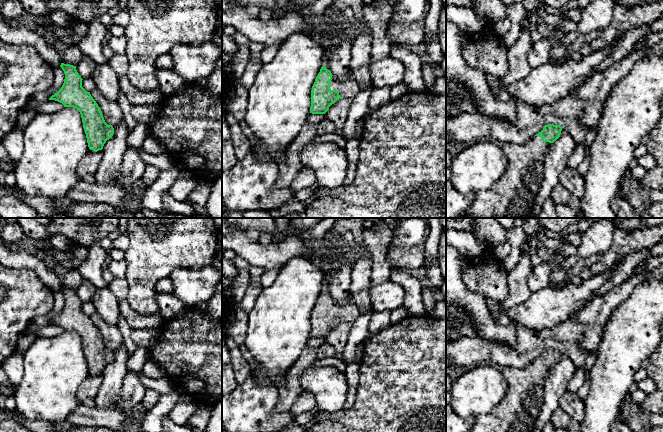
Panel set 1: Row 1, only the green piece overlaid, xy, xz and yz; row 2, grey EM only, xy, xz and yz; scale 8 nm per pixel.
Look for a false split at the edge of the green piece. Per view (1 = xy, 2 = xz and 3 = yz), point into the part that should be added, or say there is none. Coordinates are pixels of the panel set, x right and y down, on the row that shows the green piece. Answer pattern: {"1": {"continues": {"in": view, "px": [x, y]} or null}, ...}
{"1": {"continues": null}, "2": {"continues": {"in": "xz", "px": [347, 87]}}, "3": {"continues": {"in": "yz", "px": [513, 196]}}}

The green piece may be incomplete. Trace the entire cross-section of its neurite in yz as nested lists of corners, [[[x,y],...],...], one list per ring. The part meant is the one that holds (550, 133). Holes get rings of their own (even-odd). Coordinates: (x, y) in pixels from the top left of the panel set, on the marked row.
[[[548,124],[524,144],[500,143],[508,161],[506,171],[492,189],[476,192],[474,201],[463,215],[467,218],[528,218],[543,180],[547,151],[560,137],[561,131],[560,125]]]

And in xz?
[[[326,51],[322,67],[312,86],[310,113],[325,114],[337,100],[353,99],[359,91],[359,85],[351,72],[341,78],[332,75],[329,68],[329,53]]]

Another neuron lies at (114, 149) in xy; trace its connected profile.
[[[123,119],[113,125],[113,128],[113,136],[106,141],[102,149],[103,157],[95,173],[95,182],[122,187],[117,177],[120,173],[125,152],[129,148],[127,144],[129,130]]]

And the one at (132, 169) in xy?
[[[129,147],[125,152],[118,175],[118,181],[125,189],[137,185],[144,174],[146,163],[142,160],[137,149]]]

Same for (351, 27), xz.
[[[342,21],[341,26],[338,29],[327,29],[325,34],[330,38],[339,35],[343,30],[354,36],[357,31],[358,22],[346,22]]]

